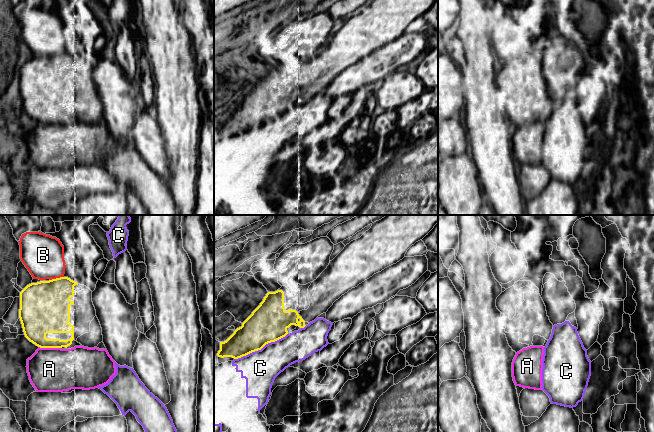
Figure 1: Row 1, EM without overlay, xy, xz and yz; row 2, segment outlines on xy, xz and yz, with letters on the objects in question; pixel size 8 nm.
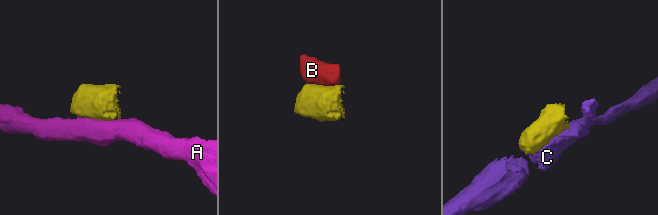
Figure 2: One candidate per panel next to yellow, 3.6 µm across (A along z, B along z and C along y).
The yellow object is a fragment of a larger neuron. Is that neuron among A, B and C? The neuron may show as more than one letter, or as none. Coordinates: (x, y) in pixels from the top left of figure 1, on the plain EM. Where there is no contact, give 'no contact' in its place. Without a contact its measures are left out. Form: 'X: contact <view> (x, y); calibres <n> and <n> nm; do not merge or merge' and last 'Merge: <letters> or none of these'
A: contact xy (50, 123); calibres 280 and 360 nm; do not merge
B: contact xy (56, 54); calibres 400 and 340 nm; do not merge
C: contact xz (260, 125); calibres 300 and 280 nm; do not merge
Merge: none of these

